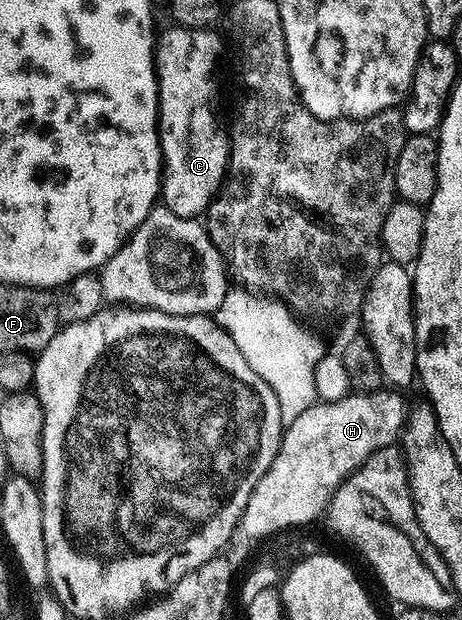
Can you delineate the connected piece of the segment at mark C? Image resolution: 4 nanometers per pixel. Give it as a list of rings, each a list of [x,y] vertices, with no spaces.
[[[171,26],[164,33],[159,33],[156,41],[156,93],[160,110],[158,113],[158,127],[160,130],[160,158],[162,161],[162,204],[174,214],[182,218],[196,218],[201,214],[207,213],[208,204],[216,197],[223,183],[224,174],[228,170],[228,141],[229,133],[220,129],[220,124],[216,121],[216,108],[212,103],[216,100],[216,59],[220,56],[220,40],[215,36],[215,31],[207,28],[182,28]]]

